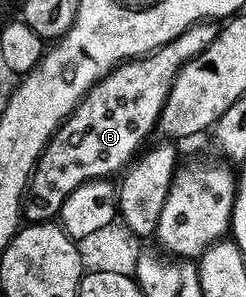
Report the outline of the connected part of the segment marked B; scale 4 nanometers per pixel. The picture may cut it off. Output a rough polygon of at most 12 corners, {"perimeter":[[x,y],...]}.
{"perimeter":[[194,24],[93,84],[40,154],[25,219],[121,173],[178,72],[212,45]]}

